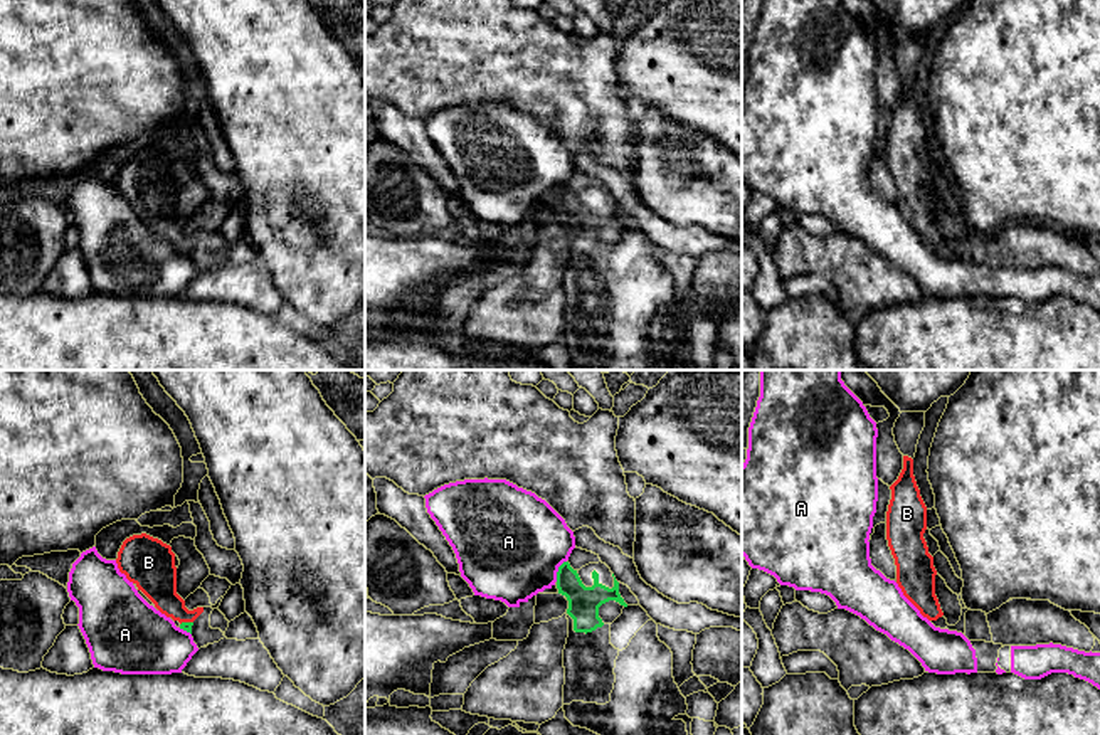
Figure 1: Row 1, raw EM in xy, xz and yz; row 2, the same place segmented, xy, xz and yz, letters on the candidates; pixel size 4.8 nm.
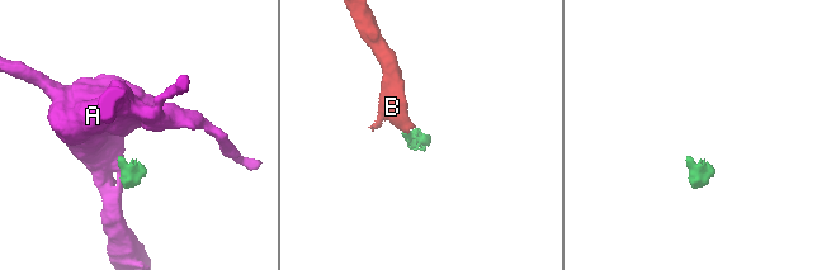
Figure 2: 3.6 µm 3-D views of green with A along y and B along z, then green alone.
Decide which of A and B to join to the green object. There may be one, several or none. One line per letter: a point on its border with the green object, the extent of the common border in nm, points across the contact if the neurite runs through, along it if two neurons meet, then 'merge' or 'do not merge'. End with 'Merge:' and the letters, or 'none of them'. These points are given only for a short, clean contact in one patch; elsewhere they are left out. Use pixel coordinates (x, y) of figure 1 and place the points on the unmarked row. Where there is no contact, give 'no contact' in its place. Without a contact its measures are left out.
A: contact xz (559, 194); length 120 nm; border xz (565, 184), (559, 190), (555, 204); do not merge
B: contact xy (185, 246); length 70 nm; way xy (187, 249), (185, 246), (163, 219), (157, 202); merge
Merge: B

